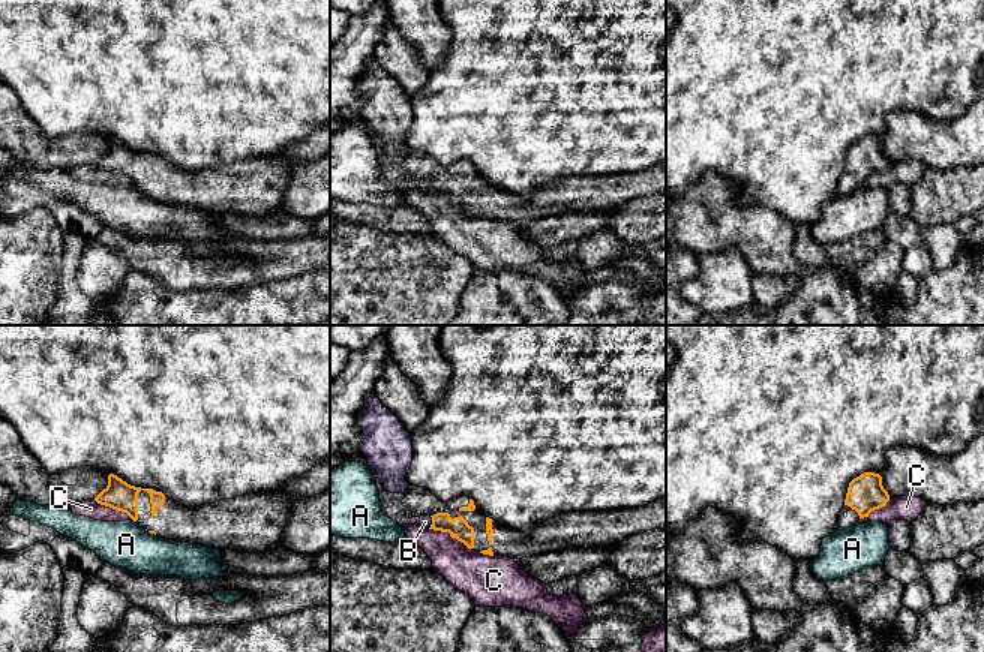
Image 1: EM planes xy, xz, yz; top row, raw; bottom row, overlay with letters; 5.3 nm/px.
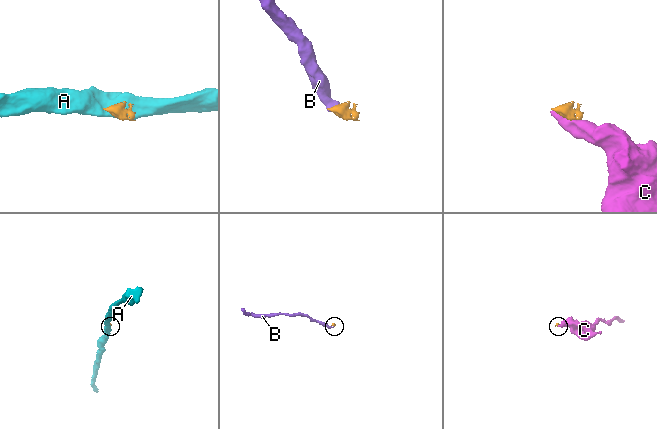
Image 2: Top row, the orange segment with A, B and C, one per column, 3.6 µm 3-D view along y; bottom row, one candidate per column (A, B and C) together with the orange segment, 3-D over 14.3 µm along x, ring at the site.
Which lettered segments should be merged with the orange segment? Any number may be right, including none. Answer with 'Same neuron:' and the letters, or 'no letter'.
Same neuron: no letter

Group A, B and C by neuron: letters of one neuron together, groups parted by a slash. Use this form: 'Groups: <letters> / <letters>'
Groups: A / B C

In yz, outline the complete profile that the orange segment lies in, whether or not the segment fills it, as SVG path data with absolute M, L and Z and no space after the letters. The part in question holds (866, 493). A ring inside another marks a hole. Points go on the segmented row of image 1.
M874 472L861 474L849 483L838 526L856 525L860 519L868 517L872 511L885 507L888 501L890 495L882 486L882 477Z

